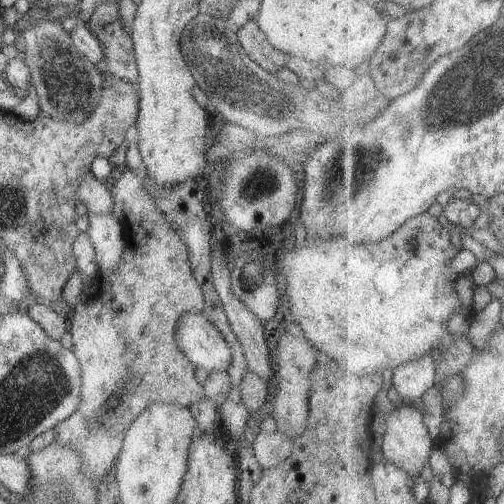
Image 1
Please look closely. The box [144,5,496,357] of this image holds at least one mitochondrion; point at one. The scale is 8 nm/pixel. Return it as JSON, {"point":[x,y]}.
{"point":[228,78]}

